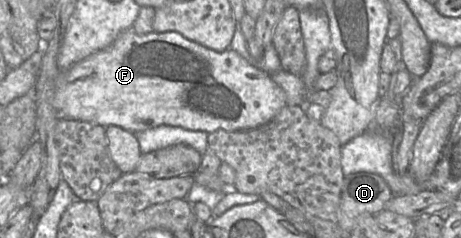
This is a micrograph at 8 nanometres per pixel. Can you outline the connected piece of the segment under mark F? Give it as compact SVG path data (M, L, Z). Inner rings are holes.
M128 29L123 31L106 49L90 55L71 66L65 72L61 73L59 69L53 105L63 118L89 122L103 127L118 126L132 133L138 133L158 126L175 126L182 127L186 130L211 133L216 130L240 131L258 128L277 116L287 103L284 91L271 79L269 74L253 66L232 49L218 52L191 41L176 31L152 31L148 34L139 35L132 29Z

